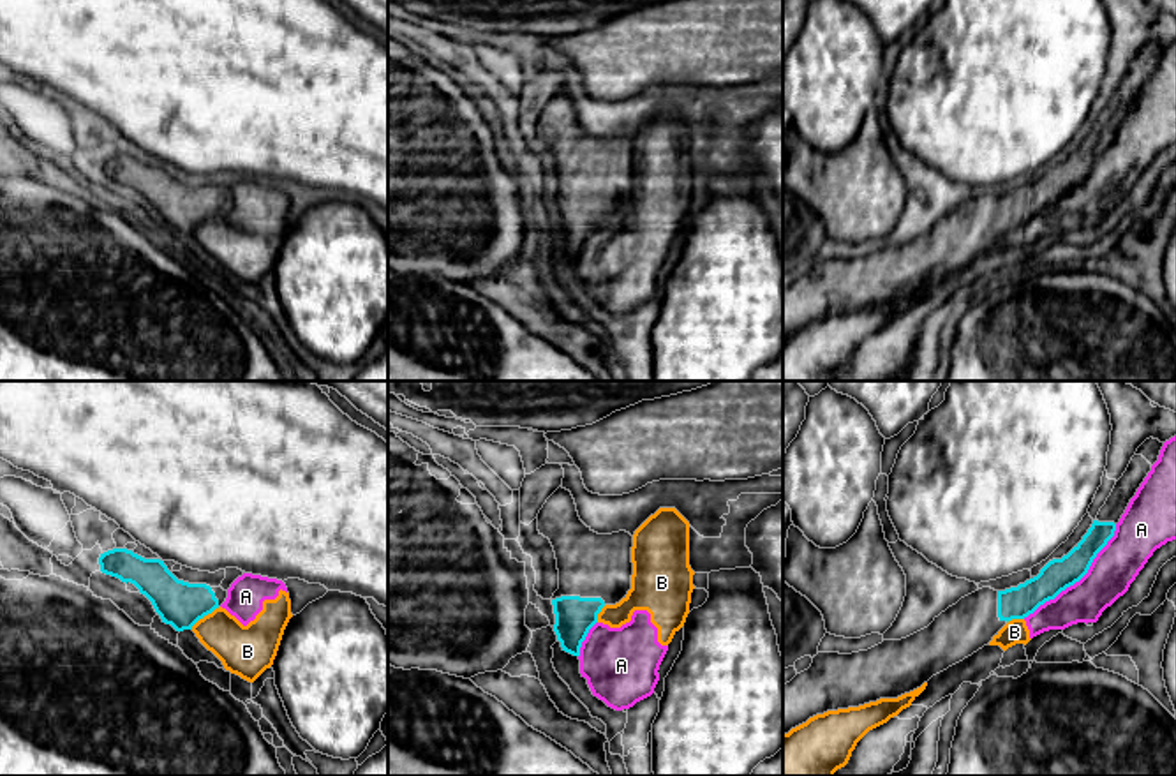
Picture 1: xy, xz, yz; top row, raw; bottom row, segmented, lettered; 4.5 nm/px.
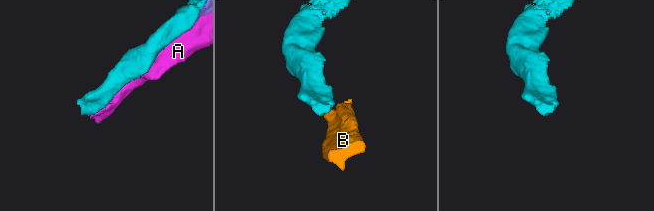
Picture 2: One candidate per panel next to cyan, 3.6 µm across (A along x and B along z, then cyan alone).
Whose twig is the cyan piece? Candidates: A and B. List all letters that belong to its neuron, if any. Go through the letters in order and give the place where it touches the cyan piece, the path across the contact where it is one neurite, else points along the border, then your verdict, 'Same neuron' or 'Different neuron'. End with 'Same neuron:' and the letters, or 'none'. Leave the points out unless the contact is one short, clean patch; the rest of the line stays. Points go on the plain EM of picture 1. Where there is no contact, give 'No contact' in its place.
A: Touches cyan at yz (1078, 186). Different neuron
B: Touches cyan at xy (205, 219). Boundary: xy (219, 212), (205, 219), (191, 233). Different neuron
Same neuron: none

